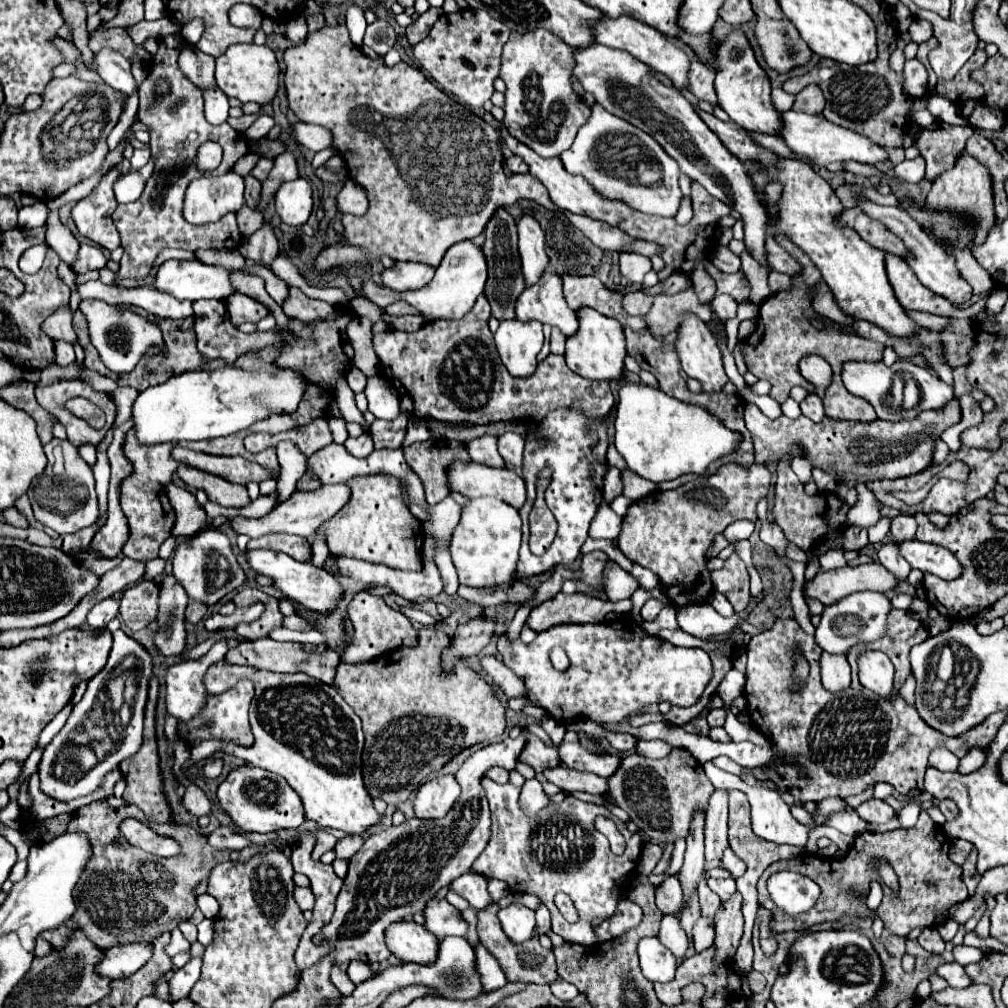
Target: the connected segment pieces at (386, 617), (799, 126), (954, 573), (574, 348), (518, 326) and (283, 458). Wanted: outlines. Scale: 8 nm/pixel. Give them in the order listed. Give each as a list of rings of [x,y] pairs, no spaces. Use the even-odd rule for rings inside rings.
[[[359,592],[357,606],[347,606],[347,614],[353,622],[355,638],[353,638],[353,644],[347,646],[347,650],[341,654],[341,662],[347,662],[347,664],[369,662],[369,660],[385,654],[387,650],[413,646],[417,640],[417,630],[411,626],[409,618],[403,616],[401,612],[389,608],[381,596],[371,596],[371,594]]]
[[[795,110],[781,112],[779,138],[797,156],[811,160],[815,166],[827,166],[835,160],[857,160],[857,162],[865,162],[865,164],[877,164],[877,162],[887,160],[887,152],[881,146],[877,146],[875,142],[871,142],[869,138],[863,138],[863,136],[859,136],[847,128],[841,128],[825,118],[809,116],[809,114],[795,112]]]
[[[907,540],[899,544],[899,552],[913,568],[919,568],[921,572],[931,572],[943,580],[953,580],[961,574],[961,564],[943,546]]]
[[[579,308],[575,314],[579,318],[579,330],[565,342],[567,366],[587,380],[619,380],[623,374],[623,356],[627,352],[621,324],[591,308]]]
[[[517,318],[499,322],[495,346],[509,374],[525,378],[537,368],[537,354],[543,346],[541,322],[519,322]]]
[[[279,442],[276,452],[280,465],[280,474],[277,479],[279,498],[275,504],[278,506],[296,491],[297,480],[305,474],[307,458],[299,452],[299,448],[293,442]]]

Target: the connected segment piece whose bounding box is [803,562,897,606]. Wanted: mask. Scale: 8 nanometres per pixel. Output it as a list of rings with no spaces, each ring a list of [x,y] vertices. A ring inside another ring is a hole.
[[[873,562],[845,566],[829,572],[819,570],[813,580],[805,582],[803,596],[809,600],[819,600],[823,606],[831,606],[853,592],[861,590],[887,592],[893,586],[897,586],[897,578],[883,564]]]

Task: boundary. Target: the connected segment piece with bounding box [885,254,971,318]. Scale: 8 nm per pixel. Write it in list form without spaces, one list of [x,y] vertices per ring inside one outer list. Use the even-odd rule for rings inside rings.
[[[885,254],[885,270],[895,290],[895,296],[905,310],[921,310],[951,318],[971,318],[971,306],[965,310],[955,310],[951,304],[945,302],[947,298],[931,294],[931,290],[927,290],[917,280],[917,276],[911,272],[911,268],[903,258],[895,258],[895,254]]]

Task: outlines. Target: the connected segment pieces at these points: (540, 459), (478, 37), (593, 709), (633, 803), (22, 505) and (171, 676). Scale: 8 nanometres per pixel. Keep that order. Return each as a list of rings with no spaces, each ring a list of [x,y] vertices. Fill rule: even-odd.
[[[553,410],[547,414],[547,418],[541,422],[543,434],[551,440],[547,446],[539,446],[531,438],[525,442],[525,454],[523,454],[523,478],[527,484],[527,500],[523,504],[521,520],[523,520],[523,534],[527,534],[527,516],[535,500],[537,490],[537,478],[539,472],[551,470],[551,482],[545,488],[545,502],[553,516],[557,518],[557,536],[551,544],[551,548],[543,556],[535,556],[529,550],[529,538],[523,538],[521,552],[519,552],[519,568],[517,578],[535,576],[541,572],[551,570],[559,564],[571,564],[579,556],[579,550],[583,542],[587,540],[589,524],[601,504],[603,496],[603,476],[607,472],[607,432],[605,432],[605,420],[599,424],[589,422],[583,414],[577,410]]]
[[[457,10],[455,14],[441,14],[427,38],[413,46],[413,56],[429,72],[445,92],[451,92],[455,100],[467,108],[481,108],[495,88],[493,82],[501,68],[501,50],[509,40],[511,30],[499,20],[491,18],[485,10]]]
[[[631,618],[597,624],[551,626],[551,630],[543,630],[543,634],[537,634],[531,644],[525,644],[521,638],[509,638],[507,632],[503,632],[495,634],[495,642],[503,664],[511,668],[517,676],[523,676],[529,700],[545,708],[547,714],[563,724],[569,724],[575,718],[593,720],[597,724],[619,724],[627,716],[643,712],[645,708],[661,702],[669,702],[671,706],[691,706],[699,700],[699,694],[711,678],[711,660],[705,650],[681,648],[667,640],[651,636]],[[555,646],[561,646],[569,656],[569,668],[565,672],[555,670],[551,664],[549,654]]]
[[[673,748],[669,752],[669,756],[659,758],[659,760],[643,758],[639,754],[625,756],[625,758],[621,758],[619,770],[615,770],[615,774],[609,778],[609,796],[615,800],[615,804],[619,808],[623,808],[631,816],[631,820],[651,840],[657,840],[657,842],[675,842],[677,838],[687,838],[695,810],[699,808],[699,810],[707,812],[707,802],[709,802],[711,794],[713,794],[713,784],[705,776],[703,766],[691,756],[691,752],[687,752],[683,748]]]
[[[21,496],[21,498],[15,502],[15,508],[17,508],[17,510],[19,510],[19,512],[21,512],[21,514],[23,514],[23,516],[25,516],[25,518],[27,518],[27,520],[29,520],[29,522],[31,522],[35,528],[37,528],[37,524],[39,524],[39,522],[33,518],[33,512],[31,512],[31,504],[29,504],[27,496]]]
[[[217,640],[213,648],[197,658],[171,664],[167,670],[167,712],[177,718],[177,722],[189,722],[203,710],[203,698],[207,698],[207,688],[203,686],[205,672],[211,664],[223,660],[227,646]]]

